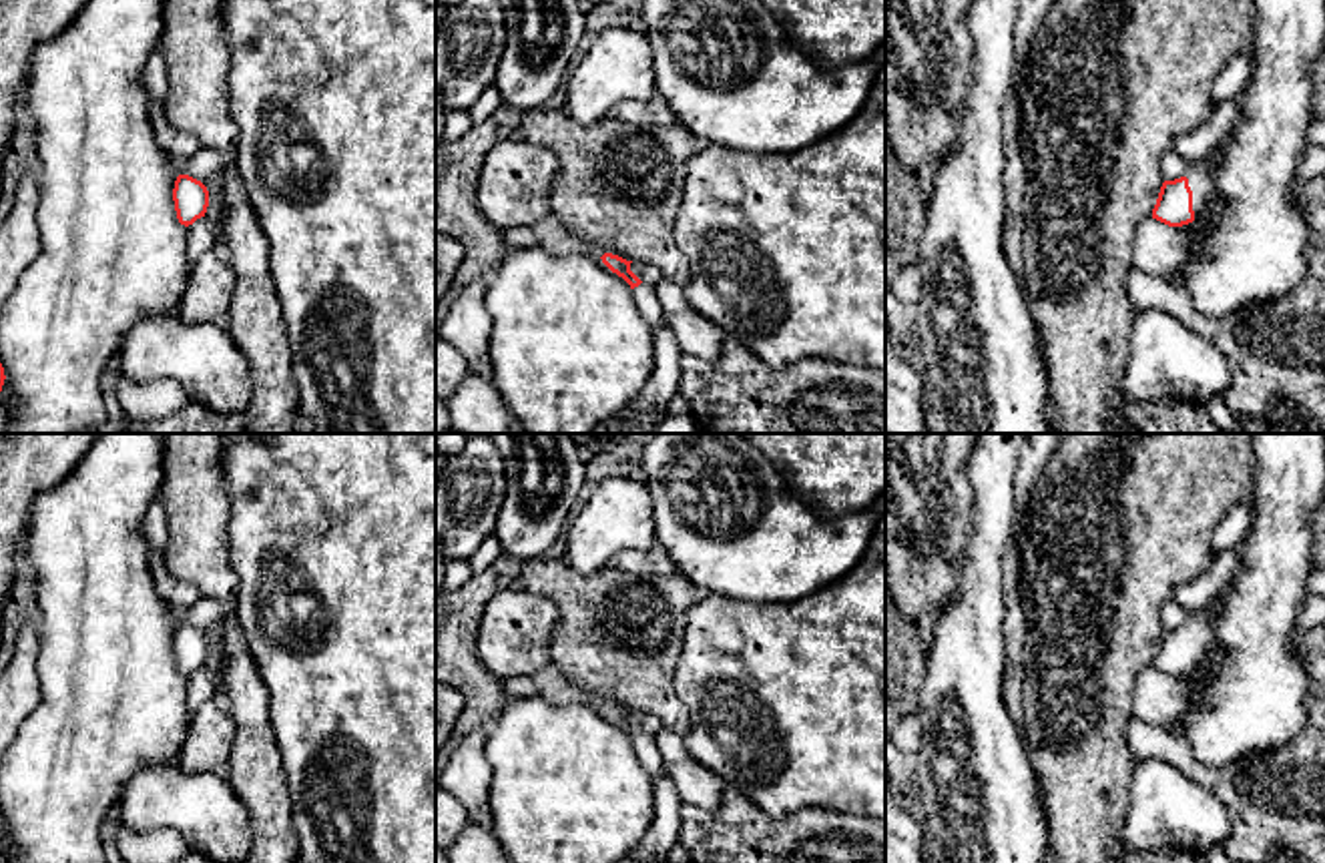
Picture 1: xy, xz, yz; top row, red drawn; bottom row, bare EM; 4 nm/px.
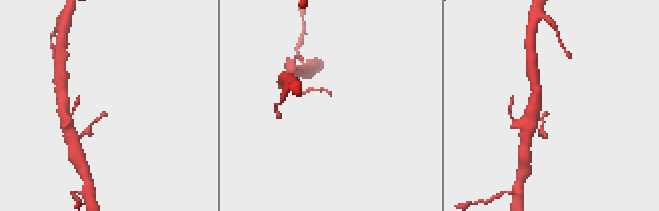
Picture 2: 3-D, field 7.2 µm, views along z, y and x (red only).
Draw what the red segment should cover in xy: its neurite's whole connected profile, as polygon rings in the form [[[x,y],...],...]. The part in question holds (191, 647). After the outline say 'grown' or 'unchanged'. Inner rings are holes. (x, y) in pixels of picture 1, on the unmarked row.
[[[179,624],[173,638],[173,650],[179,672],[189,676],[197,668],[205,666],[209,656],[209,640],[201,630],[189,624]]]; unchanged

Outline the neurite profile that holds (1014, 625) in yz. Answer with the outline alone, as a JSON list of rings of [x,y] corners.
[[[1026,434],[1018,464],[1016,464],[1016,532],[1010,544],[1010,550],[1004,556],[1004,600],[1006,600],[1006,618],[1004,618],[1004,650],[1006,650],[1006,672],[1004,672],[1004,702],[1008,714],[1022,729],[1026,725],[1022,692],[1024,692],[1024,640],[1028,636],[1028,620],[1022,612],[1020,602],[1020,530],[1030,508],[1030,494],[1036,480],[1048,468],[1054,452],[1058,450],[1062,434]]]

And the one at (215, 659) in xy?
[[[221,620],[211,626],[209,632],[209,656],[205,668],[217,678],[221,674],[221,666],[225,662],[225,628]]]

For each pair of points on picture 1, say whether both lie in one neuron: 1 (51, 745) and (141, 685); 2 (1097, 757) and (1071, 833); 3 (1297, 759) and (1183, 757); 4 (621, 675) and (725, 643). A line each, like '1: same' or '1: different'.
1: same
2: same
3: same
4: different

